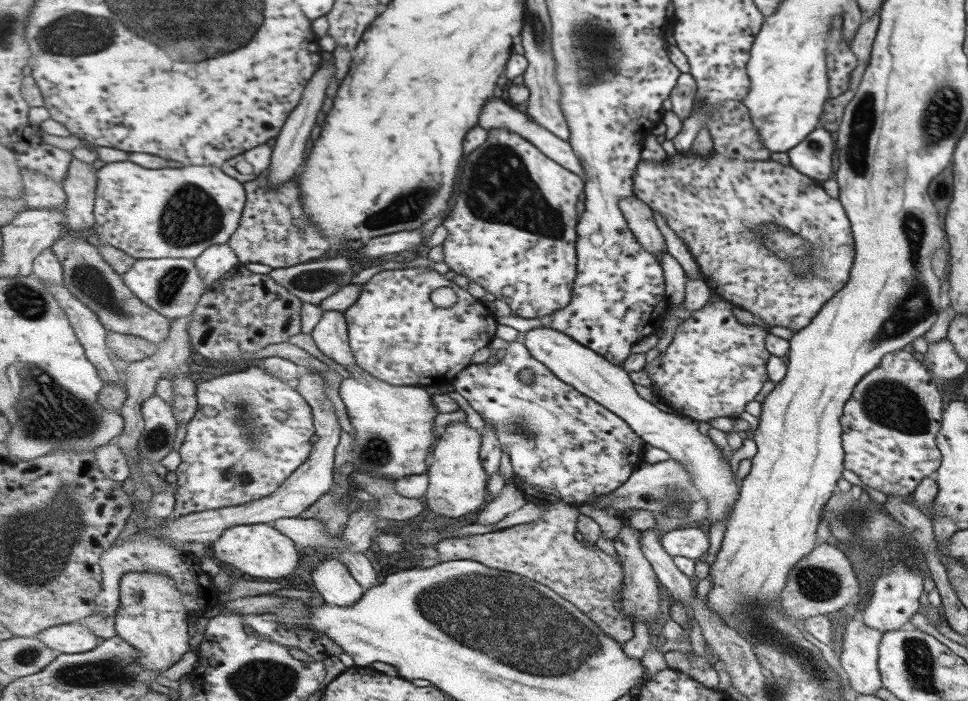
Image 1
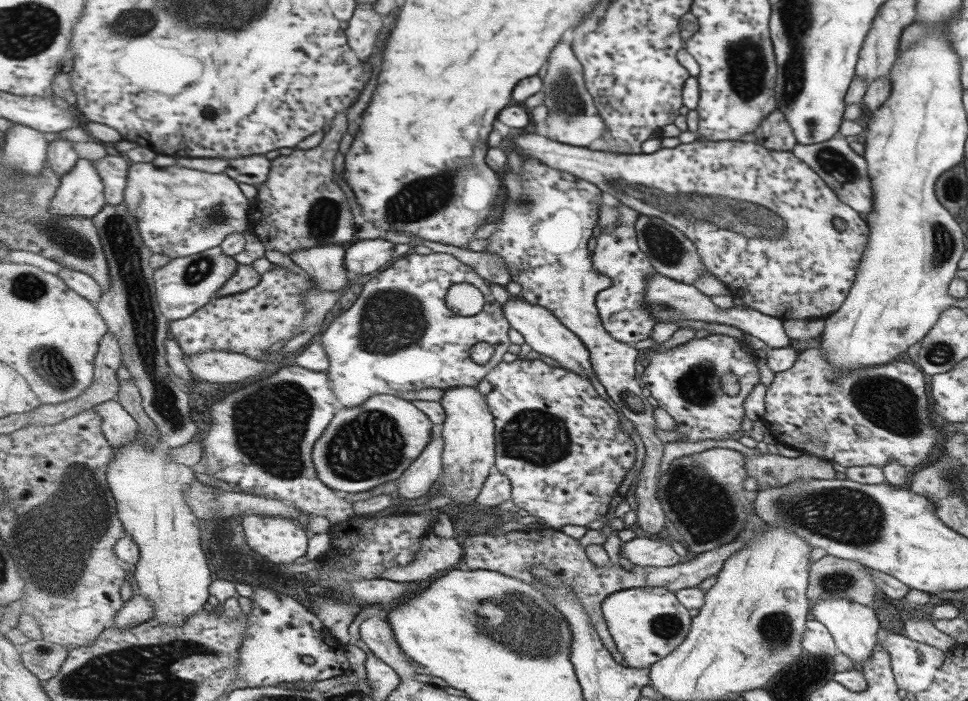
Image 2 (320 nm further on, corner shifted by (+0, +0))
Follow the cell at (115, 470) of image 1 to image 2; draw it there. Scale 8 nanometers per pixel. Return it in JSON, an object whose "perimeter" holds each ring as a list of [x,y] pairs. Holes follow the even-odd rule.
{"perimeter":[[[116,399],[102,402],[94,410],[102,417],[104,432],[113,448],[118,449],[136,437],[139,422]]]}

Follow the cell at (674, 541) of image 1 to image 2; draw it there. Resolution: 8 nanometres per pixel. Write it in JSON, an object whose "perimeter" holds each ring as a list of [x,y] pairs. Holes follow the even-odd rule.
{"perimeter":[[[634,538],[621,545],[621,551],[632,565],[637,566],[669,566],[681,558],[677,555],[669,541],[664,538]]]}

